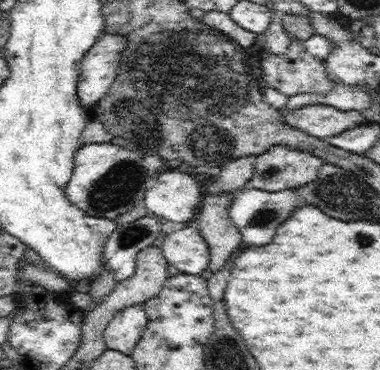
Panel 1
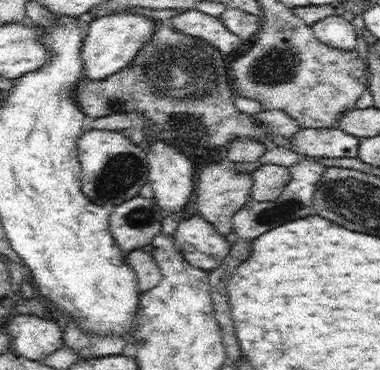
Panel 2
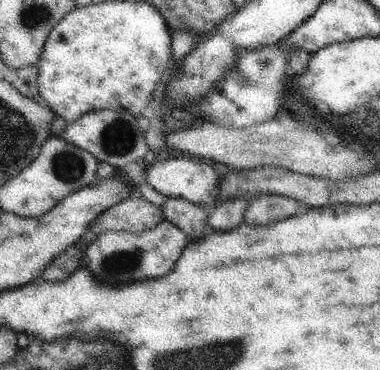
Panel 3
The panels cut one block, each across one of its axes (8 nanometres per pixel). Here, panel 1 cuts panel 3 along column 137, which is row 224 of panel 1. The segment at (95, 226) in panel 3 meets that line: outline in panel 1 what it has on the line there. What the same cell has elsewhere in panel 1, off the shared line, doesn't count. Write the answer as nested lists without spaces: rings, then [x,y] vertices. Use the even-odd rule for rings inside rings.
[[[208,192],[208,198],[202,198],[196,216],[196,228],[210,248],[208,270],[212,274],[222,270],[242,244],[242,234],[236,228],[234,220],[230,220],[232,198],[234,194]]]

